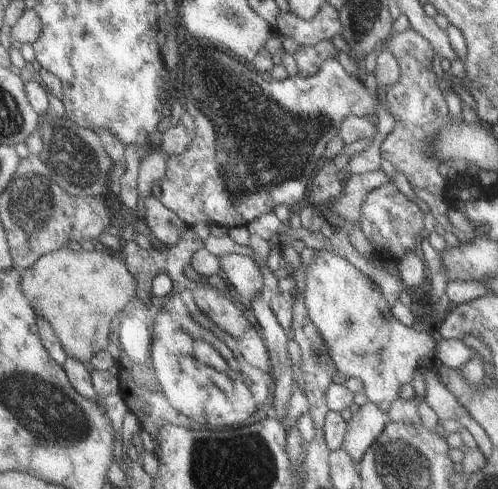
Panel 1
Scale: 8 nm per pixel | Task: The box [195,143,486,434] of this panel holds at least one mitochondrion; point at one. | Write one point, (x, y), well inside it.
(350, 321)

